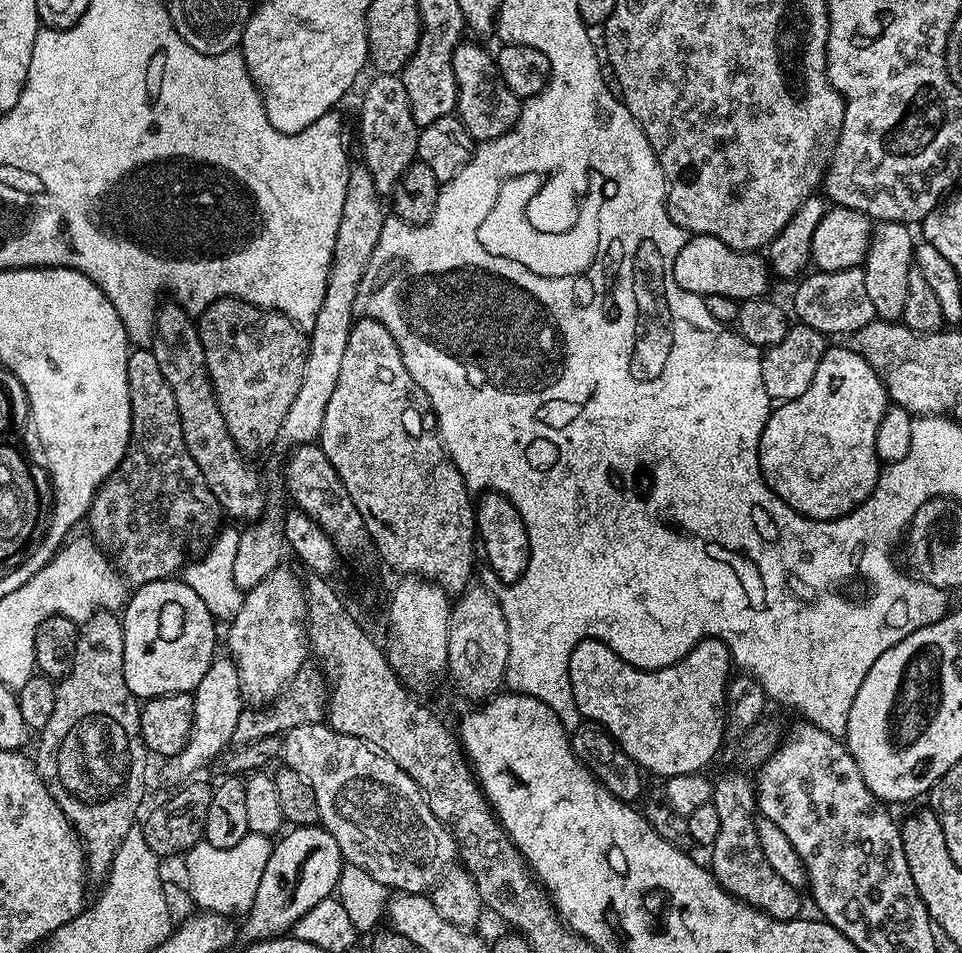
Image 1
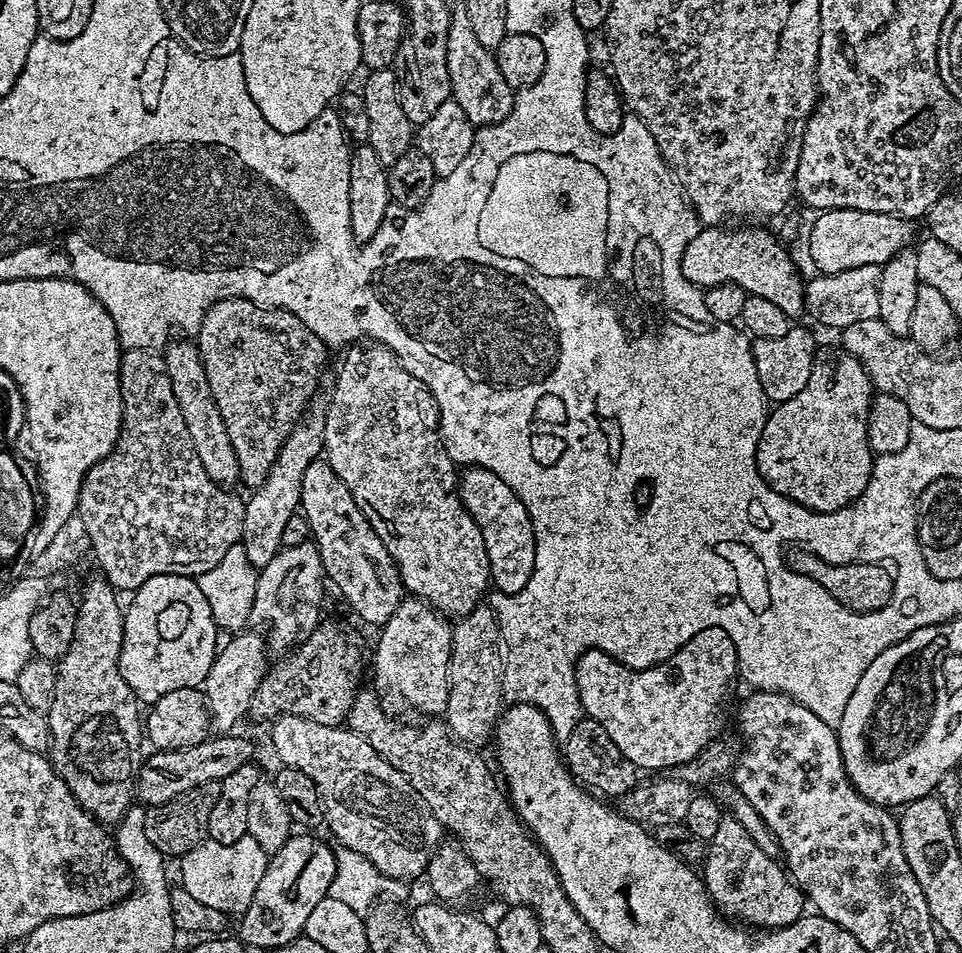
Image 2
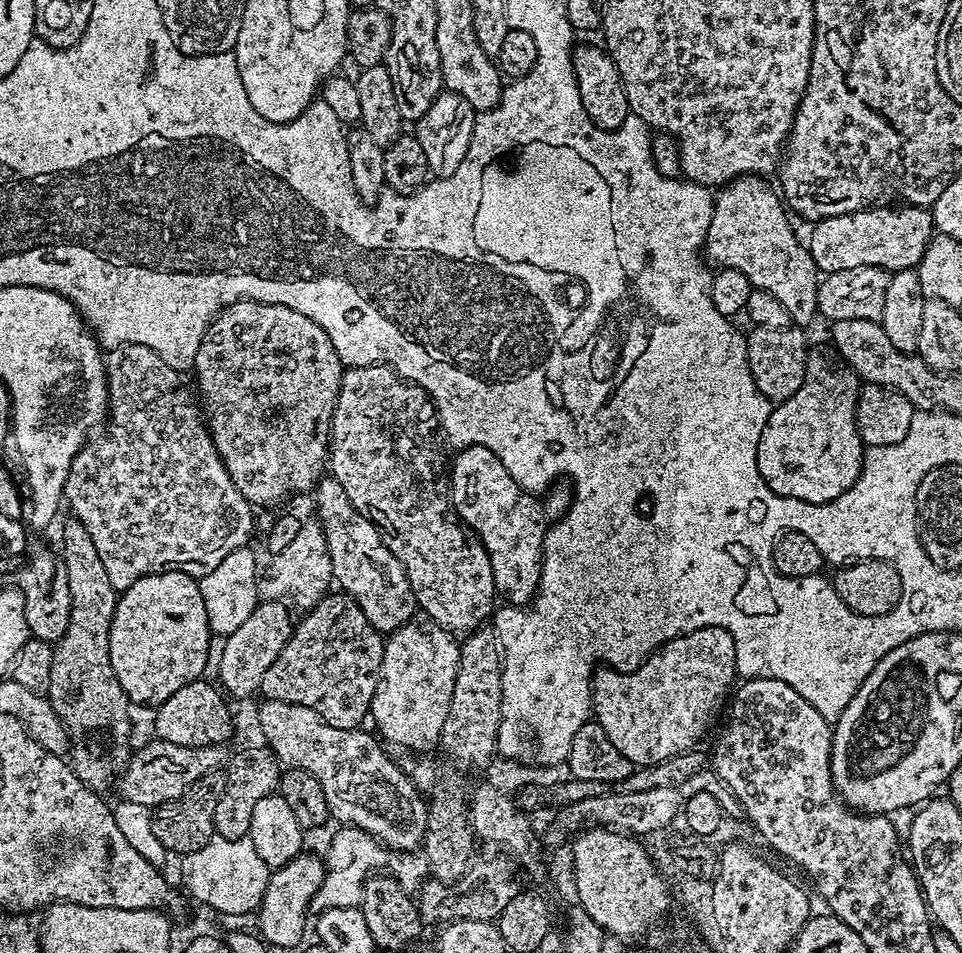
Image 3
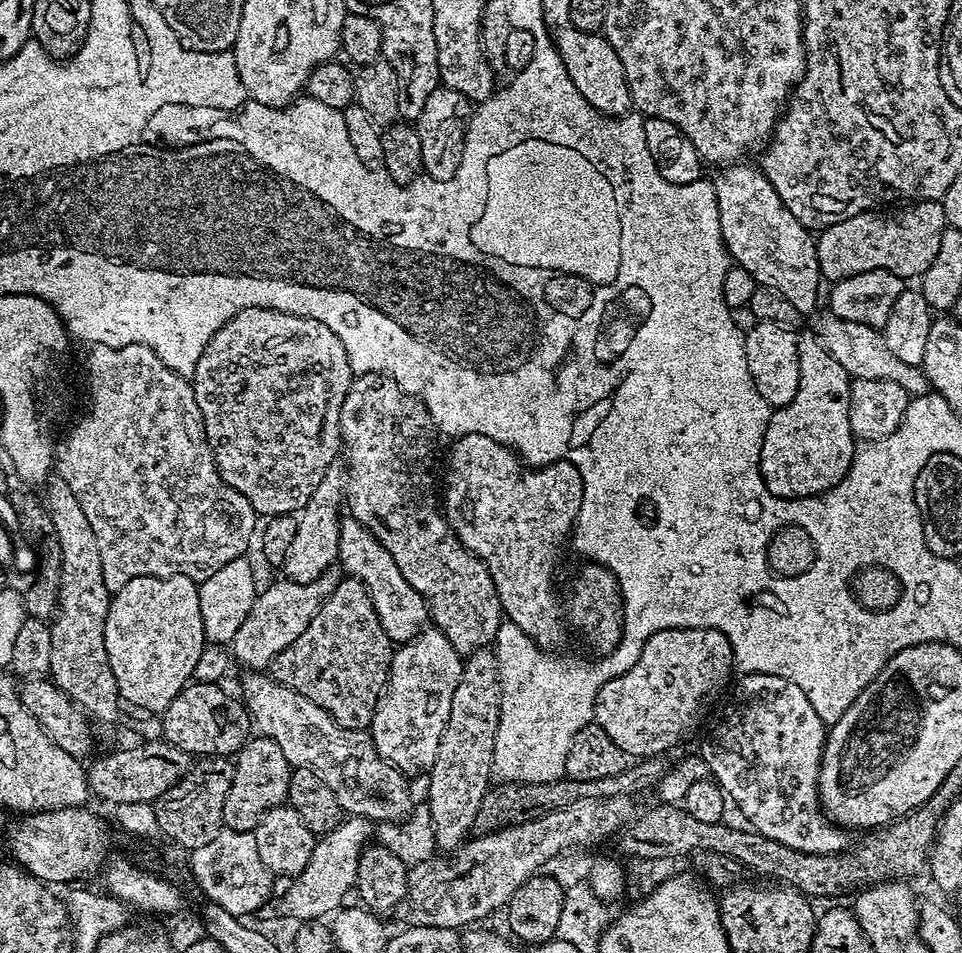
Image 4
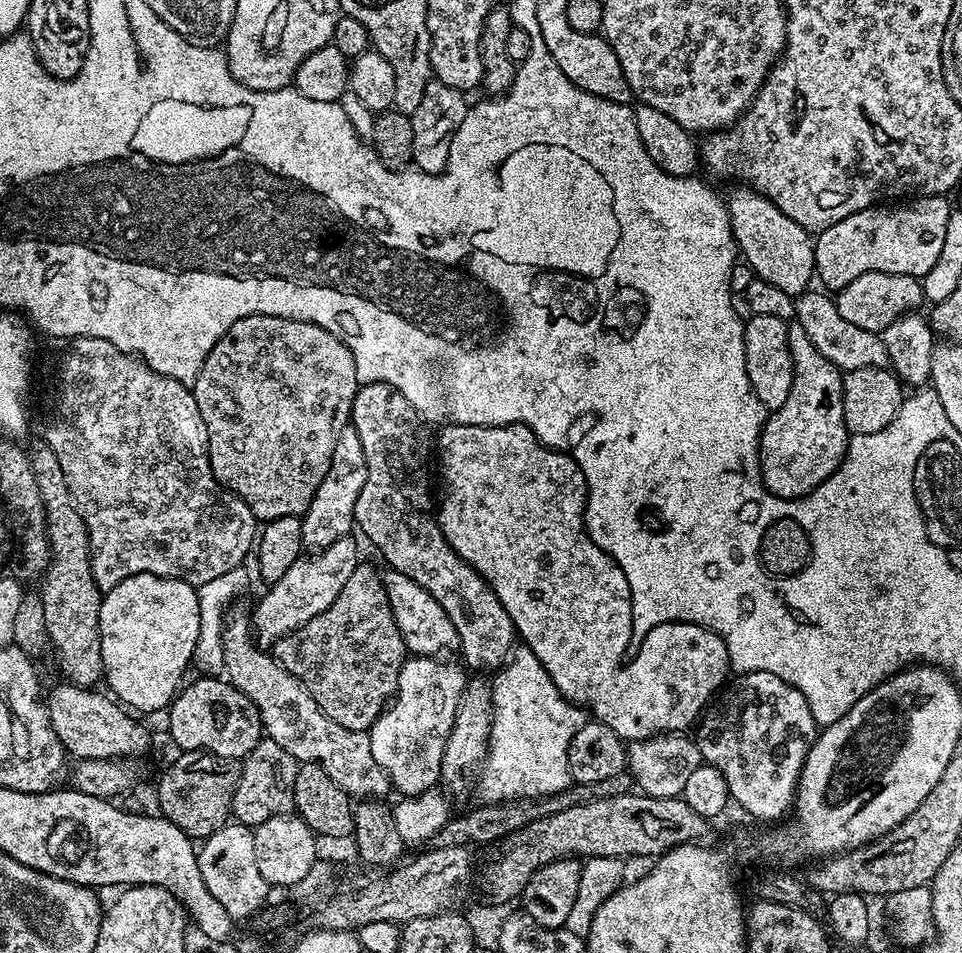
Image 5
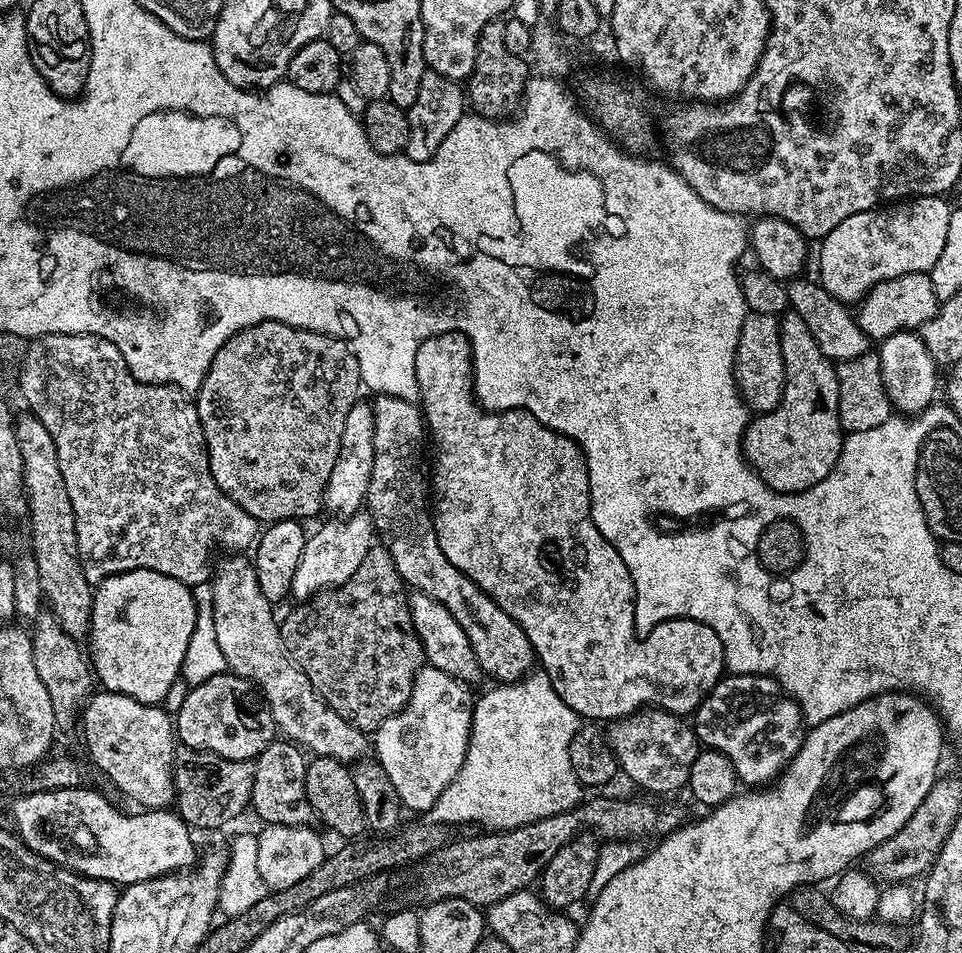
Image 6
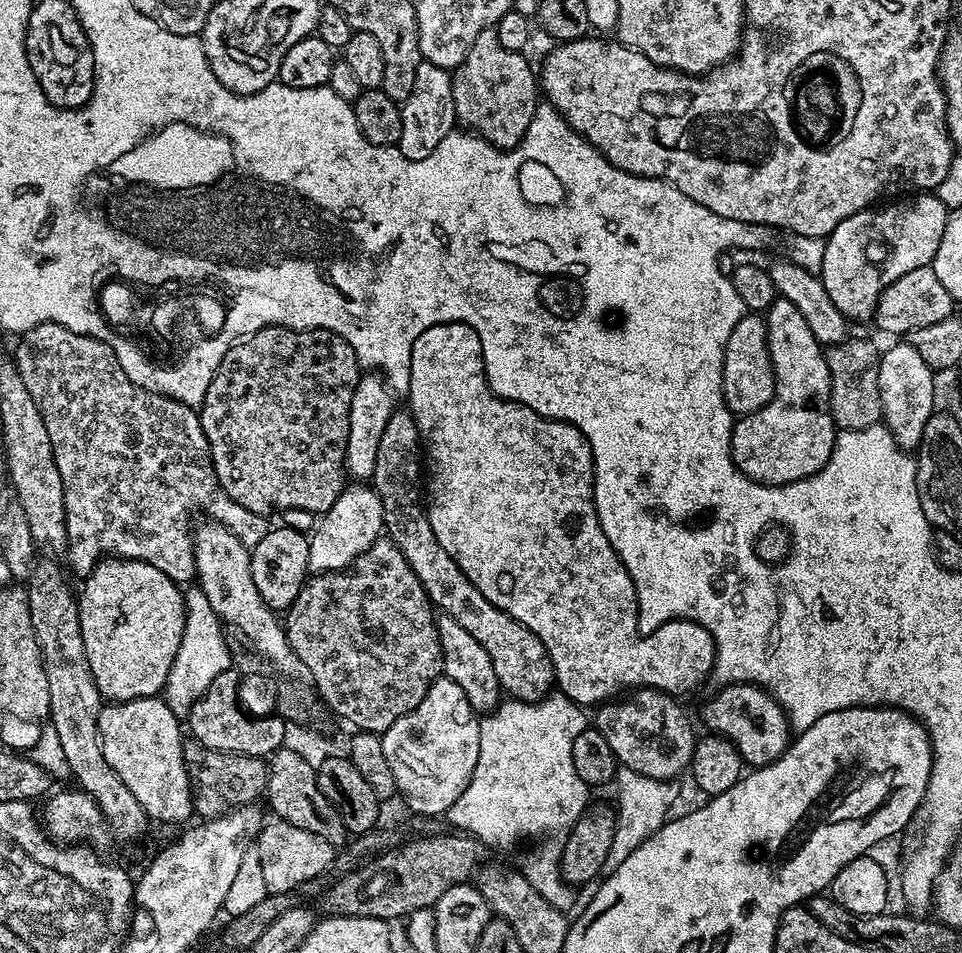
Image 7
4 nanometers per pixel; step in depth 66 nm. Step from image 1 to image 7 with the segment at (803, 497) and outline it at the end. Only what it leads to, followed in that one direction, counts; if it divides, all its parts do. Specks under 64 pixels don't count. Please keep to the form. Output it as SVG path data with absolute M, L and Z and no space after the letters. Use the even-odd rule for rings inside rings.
M777 296L775 302L768 308L766 319L768 321L768 349L776 375L774 398L766 406L762 406L762 410L749 416L739 417L733 423L731 427L732 461L735 462L736 469L751 480L756 480L760 484L779 486L817 476L826 466L834 450L838 429L830 406L828 357L825 349L818 342L818 338L810 334L810 326L806 323L806 318L802 318L802 313L794 307L794 302Z

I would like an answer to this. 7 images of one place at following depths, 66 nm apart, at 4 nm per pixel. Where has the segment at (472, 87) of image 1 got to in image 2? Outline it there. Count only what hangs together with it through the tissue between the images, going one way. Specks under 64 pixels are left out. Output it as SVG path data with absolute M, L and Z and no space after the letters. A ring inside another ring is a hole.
M462 2L451 5L450 30L446 34L446 70L450 70L451 99L462 106L466 118L474 126L485 128L491 124L502 122L506 114L510 114L514 89L502 78L502 70L498 70L495 55L478 42L474 29L470 27L470 18L466 6Z

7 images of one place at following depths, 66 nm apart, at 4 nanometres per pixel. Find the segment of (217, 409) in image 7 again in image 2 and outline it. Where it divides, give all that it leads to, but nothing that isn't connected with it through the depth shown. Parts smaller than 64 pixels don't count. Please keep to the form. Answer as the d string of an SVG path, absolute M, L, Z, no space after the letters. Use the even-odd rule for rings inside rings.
M231 296L228 300L220 300L210 310L204 313L204 321L198 333L198 347L202 366L206 366L206 382L210 382L210 394L214 394L214 402L218 402L218 414L222 414L222 422L226 422L226 434L230 434L230 446L234 446L234 458L238 458L238 470L240 471L239 483L245 484L248 490L255 490L266 482L286 438L296 429L296 425L301 423L302 417L307 413L313 403L312 395L316 392L320 376L324 372L324 363L328 360L329 349L323 340L320 340L310 326L306 326L294 314L290 314L281 308L266 308L263 304L255 304L252 300L244 300L241 296Z

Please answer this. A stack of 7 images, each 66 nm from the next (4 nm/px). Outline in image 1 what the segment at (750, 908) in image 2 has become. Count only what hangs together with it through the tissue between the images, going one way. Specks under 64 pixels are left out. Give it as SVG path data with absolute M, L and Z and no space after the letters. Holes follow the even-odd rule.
M731 771L720 781L716 780L712 789L710 803L718 810L718 838L714 838L710 846L712 877L743 904L749 904L776 920L795 920L801 915L801 893L772 869L770 862L766 862L766 854L762 854L760 849L755 783L743 771Z

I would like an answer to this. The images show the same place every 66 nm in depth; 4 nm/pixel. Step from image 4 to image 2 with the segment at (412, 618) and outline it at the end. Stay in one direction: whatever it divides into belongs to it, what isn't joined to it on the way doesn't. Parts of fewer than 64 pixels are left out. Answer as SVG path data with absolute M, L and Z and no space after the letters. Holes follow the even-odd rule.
M314 463L304 472L299 511L302 516L304 512L304 524L320 551L325 577L336 583L345 602L366 623L384 625L406 598L400 571L394 558L390 558L390 550L382 546L382 538L374 534L366 514L358 510L358 502L354 502L346 482L334 474L328 463Z

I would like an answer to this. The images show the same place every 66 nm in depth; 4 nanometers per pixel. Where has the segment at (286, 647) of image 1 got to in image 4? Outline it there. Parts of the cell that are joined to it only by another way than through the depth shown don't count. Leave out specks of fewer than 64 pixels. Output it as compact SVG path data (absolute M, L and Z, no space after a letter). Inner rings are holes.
M333 466L326 470L322 482L318 482L318 490L310 494L310 502L300 509L296 516L294 542L286 550L286 558L282 565L283 575L299 584L309 584L333 567L340 555L338 538L340 537L340 517L342 505L346 500L346 472L343 467Z

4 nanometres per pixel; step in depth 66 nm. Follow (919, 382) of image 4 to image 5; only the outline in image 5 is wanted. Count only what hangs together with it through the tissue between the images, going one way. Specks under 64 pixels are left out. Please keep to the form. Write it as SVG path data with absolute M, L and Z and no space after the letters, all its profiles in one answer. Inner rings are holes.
M807 290L795 297L795 323L800 324L802 330L806 330L810 342L814 342L814 350L818 350L818 354L822 354L822 358L834 362L834 366L839 368L841 373L863 368L885 367L888 364L888 355L883 339L875 332L862 330L858 326L846 322L846 318L842 318L842 314L838 314L835 299L827 291L819 291Z

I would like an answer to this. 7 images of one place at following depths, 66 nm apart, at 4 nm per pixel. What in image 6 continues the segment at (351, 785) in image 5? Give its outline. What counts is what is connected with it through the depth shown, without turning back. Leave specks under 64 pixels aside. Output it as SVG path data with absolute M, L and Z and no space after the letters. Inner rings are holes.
M228 554L224 561L221 562L220 565L215 565L214 575L211 577L210 583L212 585L212 605L214 606L214 631L216 637L218 637L218 646L222 649L222 658L226 658L226 662L228 663L227 671L231 673L231 675L239 678L241 681L249 680L252 684L257 684L260 687L260 692L264 695L264 700L268 705L266 705L266 711L269 716L271 716L272 721L276 723L276 727L278 729L279 735L281 737L287 738L291 743L299 746L301 749L307 750L309 753L312 751L311 755L313 757L318 756L329 756L334 760L338 760L341 762L356 762L361 759L365 755L364 752L369 751L370 748L370 740L365 733L361 732L358 728L353 728L351 724L348 724L345 720L342 719L340 715L336 711L333 710L324 702L324 699L321 698L318 693L314 690L314 686L310 682L310 678L306 678L306 674L304 671L296 665L295 660L292 659L288 654L288 649L284 647L284 640L280 636L280 624L278 623L278 616L276 620L276 616L272 613L272 608L274 608L273 601L268 600L266 598L266 594L262 594L262 586L258 586L258 578L256 577L256 565L253 563L251 559L248 560L247 555L244 554Z

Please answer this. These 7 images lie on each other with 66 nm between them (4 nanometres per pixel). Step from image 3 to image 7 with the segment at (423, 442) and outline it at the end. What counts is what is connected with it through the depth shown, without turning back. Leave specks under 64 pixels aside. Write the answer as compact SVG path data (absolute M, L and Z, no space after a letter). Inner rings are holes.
M393 411L390 422L386 422L386 430L382 430L382 443L378 446L378 458L370 477L371 487L375 488L382 502L387 539L393 540L402 550L406 562L410 562L410 570L414 570L418 582L422 582L433 605L443 615L454 618L462 630L467 630L473 638L482 642L486 654L490 654L490 662L494 662L494 674L498 674L501 689L514 700L542 700L554 688L552 660L546 646L542 646L530 629L482 598L470 578L462 574L454 558L438 546L434 530L430 530L428 514L422 503L422 456L420 464L420 456L416 453L421 448L420 431L411 412Z

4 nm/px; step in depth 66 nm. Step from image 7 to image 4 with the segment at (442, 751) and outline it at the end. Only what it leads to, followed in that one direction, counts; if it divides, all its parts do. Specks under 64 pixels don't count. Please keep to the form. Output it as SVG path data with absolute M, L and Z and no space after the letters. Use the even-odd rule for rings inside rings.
M422 630L412 640L399 645L393 651L388 683L380 694L380 701L376 703L376 713L370 725L372 745L378 750L380 758L387 764L393 764L408 778L413 778L419 772L431 772L434 758L438 758L438 742L442 738L442 730L446 730L446 722L450 718L450 702L454 698L454 690L458 690L458 682L464 669L464 660L454 650L454 646L450 646L443 632L428 631Z

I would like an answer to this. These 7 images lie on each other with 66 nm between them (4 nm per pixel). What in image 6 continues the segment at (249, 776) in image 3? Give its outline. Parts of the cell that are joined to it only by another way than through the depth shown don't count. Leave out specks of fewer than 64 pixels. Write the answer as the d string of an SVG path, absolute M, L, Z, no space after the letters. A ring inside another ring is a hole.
M284 738L273 740L262 754L256 757L254 761L256 769L254 770L254 786L252 787L251 811L256 811L256 816L265 825L281 824L282 826L308 826L313 823L314 813L310 802L306 798L306 756L297 745Z

